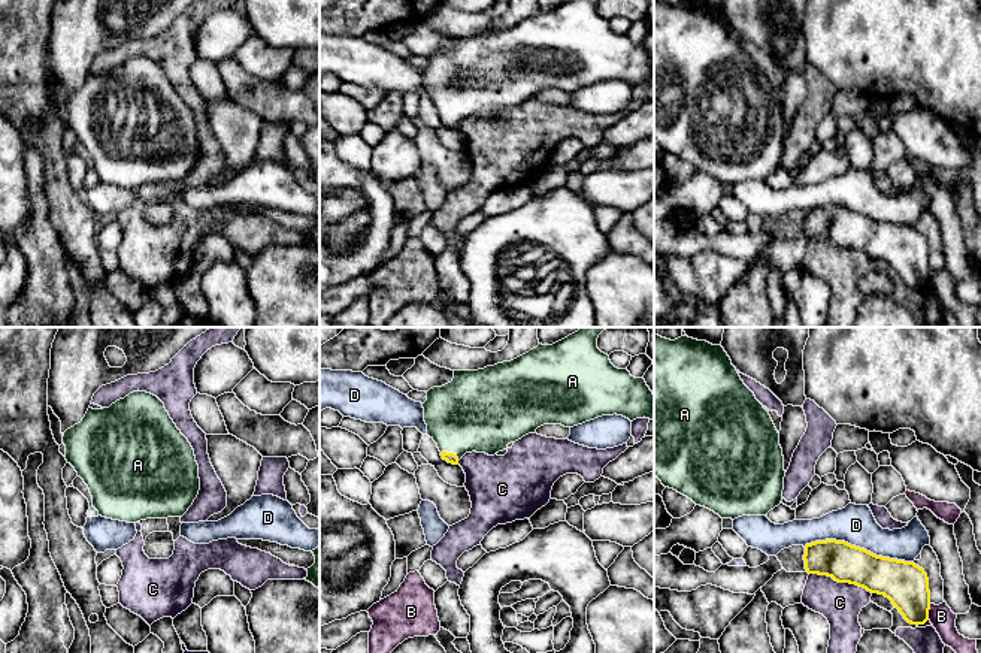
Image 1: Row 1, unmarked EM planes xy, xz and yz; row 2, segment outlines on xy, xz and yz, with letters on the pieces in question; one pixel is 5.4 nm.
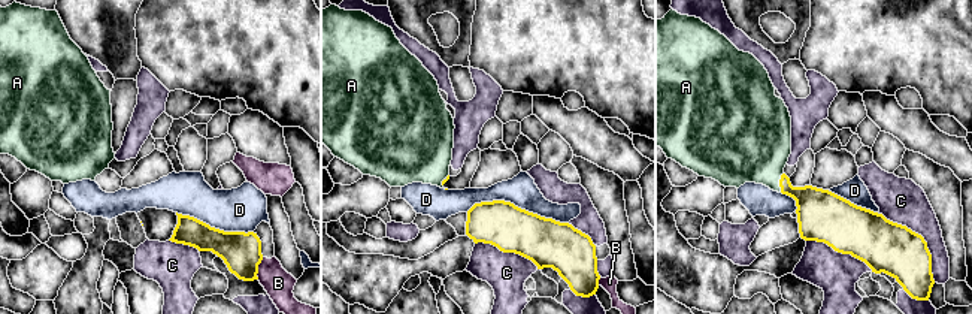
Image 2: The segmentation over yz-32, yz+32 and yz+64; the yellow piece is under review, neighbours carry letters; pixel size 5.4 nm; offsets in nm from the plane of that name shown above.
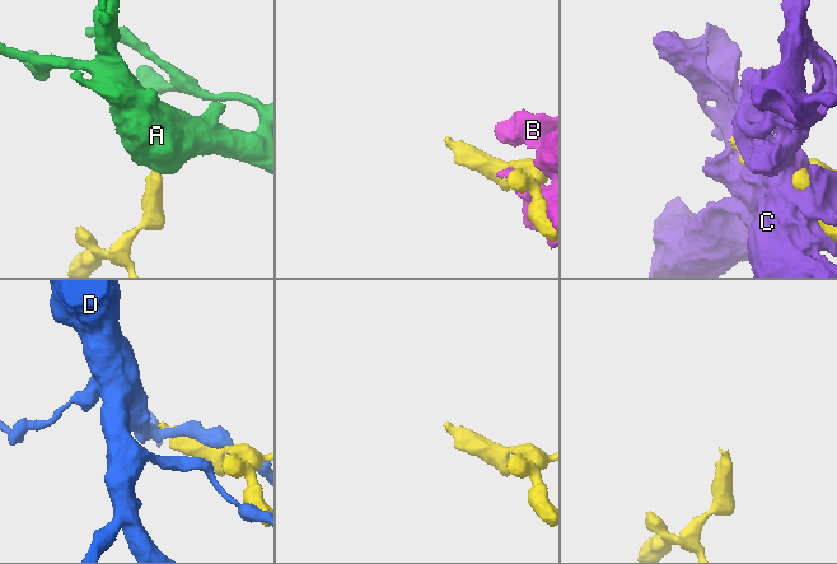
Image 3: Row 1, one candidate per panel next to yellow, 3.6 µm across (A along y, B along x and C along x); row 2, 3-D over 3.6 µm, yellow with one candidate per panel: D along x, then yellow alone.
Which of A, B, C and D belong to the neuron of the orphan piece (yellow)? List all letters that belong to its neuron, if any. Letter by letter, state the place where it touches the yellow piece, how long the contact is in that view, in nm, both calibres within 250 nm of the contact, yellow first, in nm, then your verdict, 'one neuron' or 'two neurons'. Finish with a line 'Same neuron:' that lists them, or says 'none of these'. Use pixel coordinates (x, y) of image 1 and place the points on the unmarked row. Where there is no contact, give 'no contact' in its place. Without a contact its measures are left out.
A: contact xz (450, 118); length 110 nm; calibres 60 and 420 nm; one neuron
B: contact yz (927, 277); length 90 nm; calibres 240 and 130 nm; two neurons
C: contact yz (841, 247); length 360 nm; calibres 200 and 220 nm; two neurons
D: contact yz (859, 212); length 600 nm; calibres 200 and 220 nm; two neurons
Same neuron: A

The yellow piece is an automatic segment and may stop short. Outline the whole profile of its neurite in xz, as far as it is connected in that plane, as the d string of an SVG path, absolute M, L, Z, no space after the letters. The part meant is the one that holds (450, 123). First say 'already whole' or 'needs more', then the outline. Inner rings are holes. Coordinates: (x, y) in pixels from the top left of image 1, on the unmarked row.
needs more; M569 0L552 9L542 10L511 25L478 36L454 36L451 48L433 52L423 69L427 100L437 109L443 126L458 130L466 118L485 118L494 121L508 115L511 108L535 99L544 90L573 93L602 81L623 81L630 87L654 84L654 58L644 43L635 43L627 34L615 33L609 21L597 13L599 0Z

